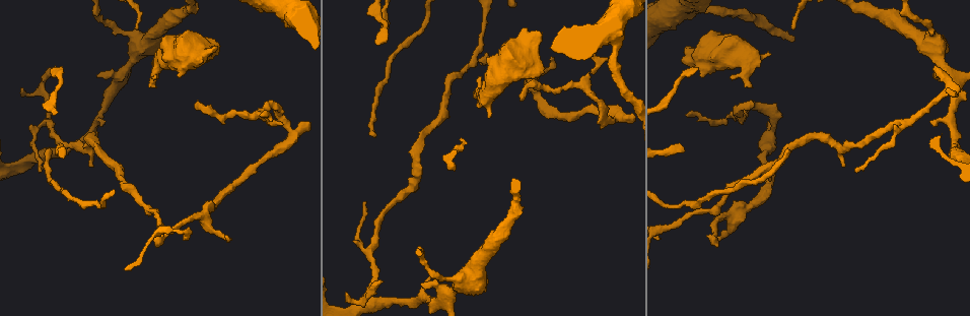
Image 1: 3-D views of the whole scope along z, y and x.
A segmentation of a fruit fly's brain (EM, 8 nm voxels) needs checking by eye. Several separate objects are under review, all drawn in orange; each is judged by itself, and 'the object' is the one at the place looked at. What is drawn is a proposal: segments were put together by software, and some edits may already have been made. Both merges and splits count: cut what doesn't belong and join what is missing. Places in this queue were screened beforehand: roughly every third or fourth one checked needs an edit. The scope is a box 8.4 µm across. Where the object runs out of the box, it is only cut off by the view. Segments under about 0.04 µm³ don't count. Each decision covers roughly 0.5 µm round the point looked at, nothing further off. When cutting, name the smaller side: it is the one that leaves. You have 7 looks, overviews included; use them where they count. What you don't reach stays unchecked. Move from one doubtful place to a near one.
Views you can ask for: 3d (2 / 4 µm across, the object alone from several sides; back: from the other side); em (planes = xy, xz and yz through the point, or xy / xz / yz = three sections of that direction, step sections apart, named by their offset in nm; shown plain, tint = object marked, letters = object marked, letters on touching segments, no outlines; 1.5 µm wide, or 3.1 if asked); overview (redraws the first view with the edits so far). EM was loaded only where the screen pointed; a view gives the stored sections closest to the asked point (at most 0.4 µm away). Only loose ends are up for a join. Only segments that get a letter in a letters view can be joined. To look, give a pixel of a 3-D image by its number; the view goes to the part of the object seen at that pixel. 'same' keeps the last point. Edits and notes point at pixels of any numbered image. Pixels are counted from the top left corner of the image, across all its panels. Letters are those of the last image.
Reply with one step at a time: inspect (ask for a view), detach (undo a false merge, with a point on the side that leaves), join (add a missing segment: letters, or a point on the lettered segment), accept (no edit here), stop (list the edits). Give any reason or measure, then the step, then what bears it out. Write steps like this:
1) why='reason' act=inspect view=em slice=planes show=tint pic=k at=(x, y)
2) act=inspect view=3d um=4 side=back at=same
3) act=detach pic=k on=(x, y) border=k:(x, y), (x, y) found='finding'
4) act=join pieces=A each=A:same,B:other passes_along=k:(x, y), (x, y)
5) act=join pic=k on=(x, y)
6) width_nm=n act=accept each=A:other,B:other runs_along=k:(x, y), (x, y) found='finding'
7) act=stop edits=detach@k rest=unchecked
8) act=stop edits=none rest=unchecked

why='branch stops here' act=inspect view=em slice=xz step=4 show=letters pic=1 at=(98, 73)

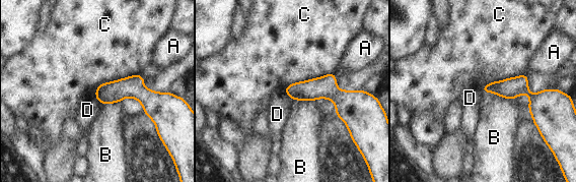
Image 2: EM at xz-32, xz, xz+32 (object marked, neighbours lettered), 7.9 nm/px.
width_nm=140 act=accept each=A:other,B:other,C:other,D:other runs_along=2:(287, 89), (352, 97) found='no lettered segment goes on from it'

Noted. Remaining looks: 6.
why='branch stops here' act=inspect view=3d um=4 side=back pic=1 at=(364, 203)

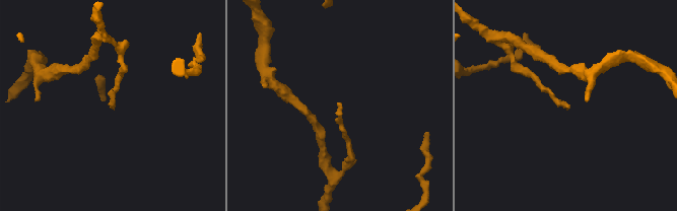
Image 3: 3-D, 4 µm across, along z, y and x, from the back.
act=inspect view=em slice=planes show=letters pic=3 at=(111, 107)

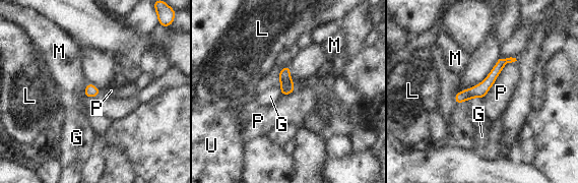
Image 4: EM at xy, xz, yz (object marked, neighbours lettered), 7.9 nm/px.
longest_contact=P:420nm act=accept each=G:other,L:other,M:other,P:other,U:other runs_along=4:(509, 60), (477, 92), (457, 101) found='no lettered segment goes on from it'

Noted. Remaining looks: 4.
why='branch stops here' act=inspect view=3d um=4 pic=1 at=(751, 87)

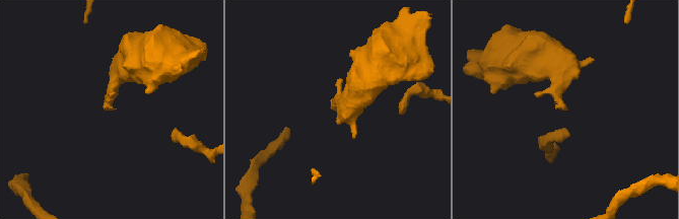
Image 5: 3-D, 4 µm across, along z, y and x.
act=inspect view=em slice=xy step=8 show=letters pic=5 at=(563, 108)

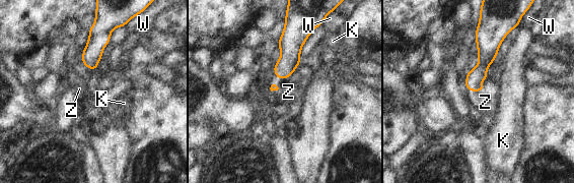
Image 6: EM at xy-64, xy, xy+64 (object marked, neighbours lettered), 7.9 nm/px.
why='another direction' act=inspect view=em slice=planes show=letters at=same

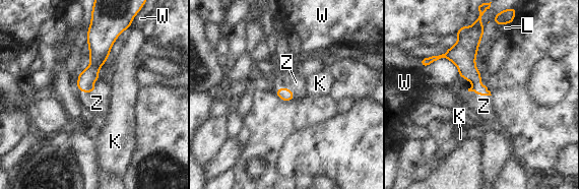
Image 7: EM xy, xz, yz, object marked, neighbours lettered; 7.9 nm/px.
act=join pieces=Z each=K:other,L:other,W:other,Z:same passes_along=7:(86, 77), (79, 90), (97, 103) found='it goes on there'

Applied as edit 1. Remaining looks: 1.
act=stop edits=join@7 rest=unchecked

